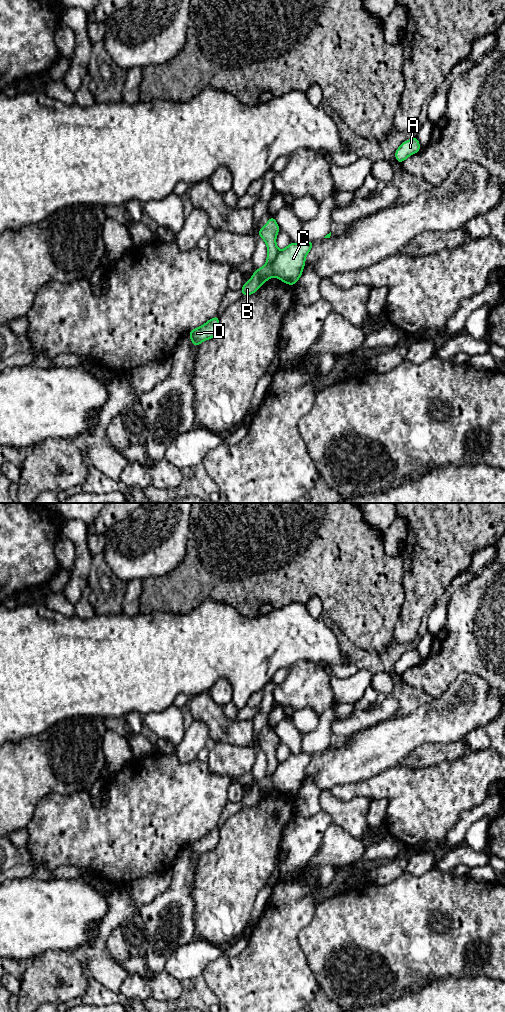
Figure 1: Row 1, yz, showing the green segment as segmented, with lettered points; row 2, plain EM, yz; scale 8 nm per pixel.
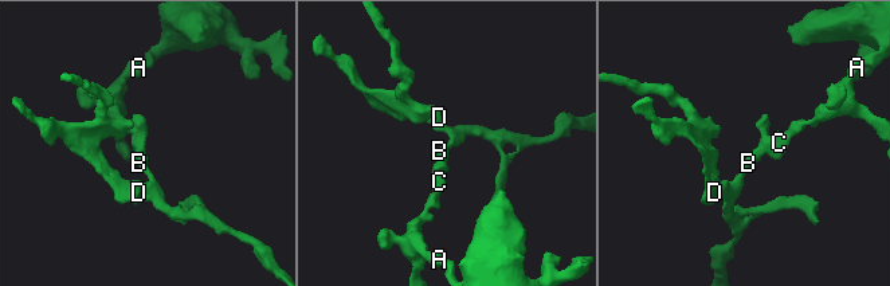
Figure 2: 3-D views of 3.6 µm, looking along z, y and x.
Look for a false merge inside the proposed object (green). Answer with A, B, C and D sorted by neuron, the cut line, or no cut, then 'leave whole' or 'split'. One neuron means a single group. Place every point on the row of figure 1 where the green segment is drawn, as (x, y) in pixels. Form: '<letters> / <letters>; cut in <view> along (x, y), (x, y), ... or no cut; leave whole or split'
A C / B D; cut in yz along (279, 251), (272, 263), (273, 274); split

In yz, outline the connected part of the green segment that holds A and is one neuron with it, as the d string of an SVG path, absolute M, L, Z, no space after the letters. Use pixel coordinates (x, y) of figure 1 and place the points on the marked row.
M413 137L410 140L403 142L395 152L395 159L403 163L404 160L411 156L412 154L417 153L420 150L420 144L417 137Z

